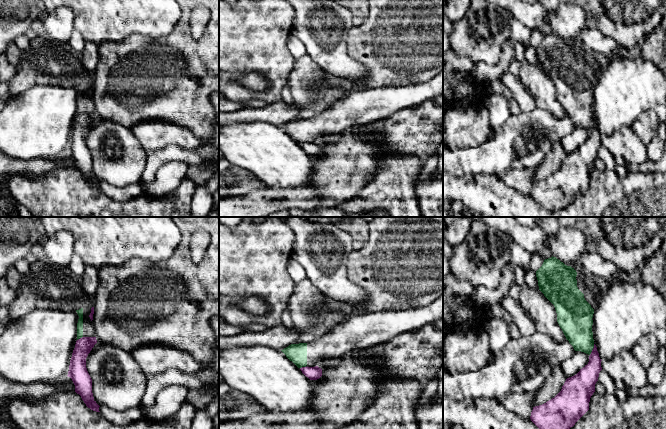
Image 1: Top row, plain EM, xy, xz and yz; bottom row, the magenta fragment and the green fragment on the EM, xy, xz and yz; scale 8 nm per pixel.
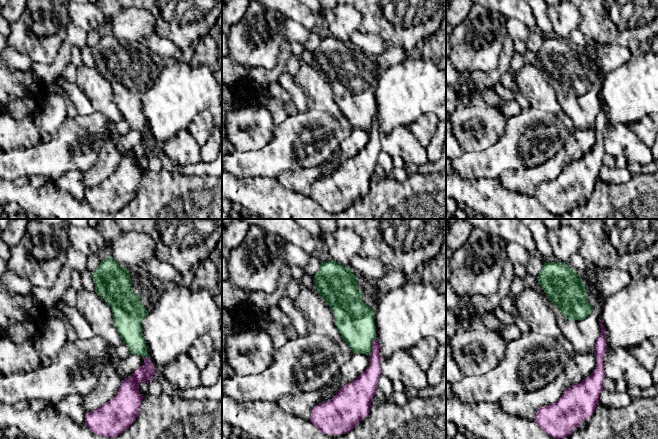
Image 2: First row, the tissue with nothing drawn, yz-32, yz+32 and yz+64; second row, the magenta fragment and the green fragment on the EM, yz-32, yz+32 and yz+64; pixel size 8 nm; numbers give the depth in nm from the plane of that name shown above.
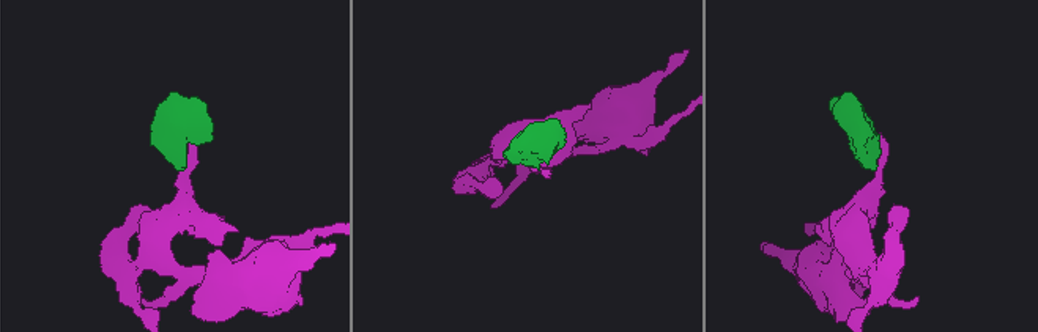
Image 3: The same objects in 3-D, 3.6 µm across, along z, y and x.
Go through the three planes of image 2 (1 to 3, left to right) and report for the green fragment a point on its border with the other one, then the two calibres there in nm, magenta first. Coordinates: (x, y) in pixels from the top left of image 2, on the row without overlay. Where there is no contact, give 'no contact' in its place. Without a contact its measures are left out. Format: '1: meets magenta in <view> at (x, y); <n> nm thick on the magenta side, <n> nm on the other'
1: no contact
2: meets magenta in yz+32 at (372, 122); 140 nm thick on the magenta side, 300 nm on the other
3: no contact

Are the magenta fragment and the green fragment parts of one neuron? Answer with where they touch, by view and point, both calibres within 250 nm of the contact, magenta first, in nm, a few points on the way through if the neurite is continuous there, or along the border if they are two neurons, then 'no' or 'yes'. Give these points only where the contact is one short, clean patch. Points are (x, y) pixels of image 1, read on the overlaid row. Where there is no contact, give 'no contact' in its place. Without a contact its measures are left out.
contact yz (593, 349); calibres 170 and 260 nm; border yz (594, 344), (589, 354); no

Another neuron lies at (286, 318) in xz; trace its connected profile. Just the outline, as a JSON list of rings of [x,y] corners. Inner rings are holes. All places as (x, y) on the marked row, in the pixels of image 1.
[[[288,308],[282,313],[281,320],[282,325],[285,326],[286,328],[288,329],[295,328]]]

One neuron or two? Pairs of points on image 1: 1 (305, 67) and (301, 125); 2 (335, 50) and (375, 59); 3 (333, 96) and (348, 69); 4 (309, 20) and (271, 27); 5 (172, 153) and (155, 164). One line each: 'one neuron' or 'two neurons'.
1: two neurons
2: two neurons
3: two neurons
4: two neurons
5: one neuron

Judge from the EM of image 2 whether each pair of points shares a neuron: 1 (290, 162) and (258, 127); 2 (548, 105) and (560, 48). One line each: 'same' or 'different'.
1: different
2: different

